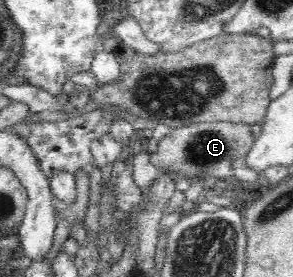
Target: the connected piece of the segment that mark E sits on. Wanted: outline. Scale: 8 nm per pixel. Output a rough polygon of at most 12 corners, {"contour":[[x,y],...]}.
{"contour":[[245,122],[172,129],[149,153],[175,180],[234,181],[256,137]]}

